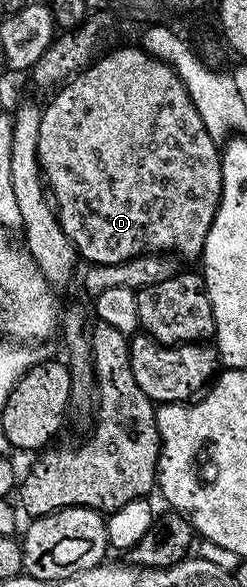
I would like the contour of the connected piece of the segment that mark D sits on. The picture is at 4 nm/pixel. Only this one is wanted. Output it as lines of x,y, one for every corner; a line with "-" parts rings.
137,46
137,48
117,48
114,52
106,51
104,54
98,55
97,59
89,65
83,72
77,73
72,80
60,85
52,93
53,101
49,105
45,104
41,109
41,121
39,122
39,162
41,163
41,173
45,175
45,183
51,193
51,199
57,210
57,217
63,226
63,230
67,234
67,238
71,238
71,242
75,246
78,257
82,261
88,262
90,265
119,265
125,261
129,261
132,257
145,255
149,252
167,252
177,255
182,259
193,258
198,259
205,250
207,234
210,233
211,222
215,222
215,214
217,207
221,201
221,183
223,182
223,170
221,169
221,148
219,144
213,141
213,136
209,133
210,125
203,118
199,118
199,112
195,108
195,104
188,96
187,90
184,88
183,82
178,78
175,70
171,65
161,61
159,58
152,56
151,53
146,52
144,47

